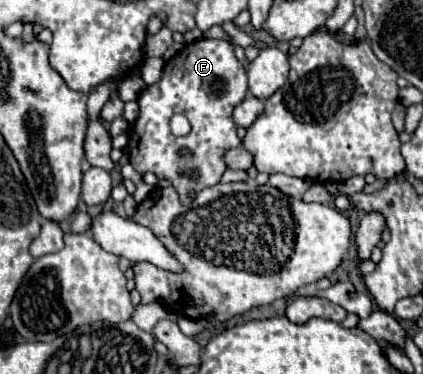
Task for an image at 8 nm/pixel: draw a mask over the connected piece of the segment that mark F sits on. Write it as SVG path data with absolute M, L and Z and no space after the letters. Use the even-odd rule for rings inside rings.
M200 39L192 47L182 49L164 65L160 81L148 85L138 97L140 115L130 131L126 149L132 167L138 173L150 171L158 179L170 179L172 183L200 183L200 191L216 185L226 169L222 153L240 145L232 109L246 97L246 93L246 71L234 57L234 47L228 41ZM174 113L188 117L192 131L186 137L172 135L170 119ZM182 147L188 147L192 155L180 157L178 151ZM192 171L198 173L196 179L190 177Z

